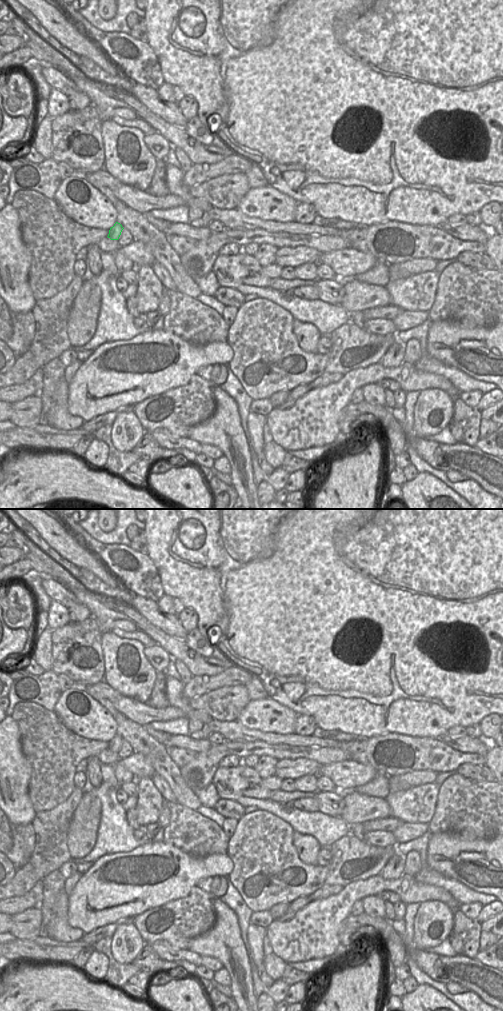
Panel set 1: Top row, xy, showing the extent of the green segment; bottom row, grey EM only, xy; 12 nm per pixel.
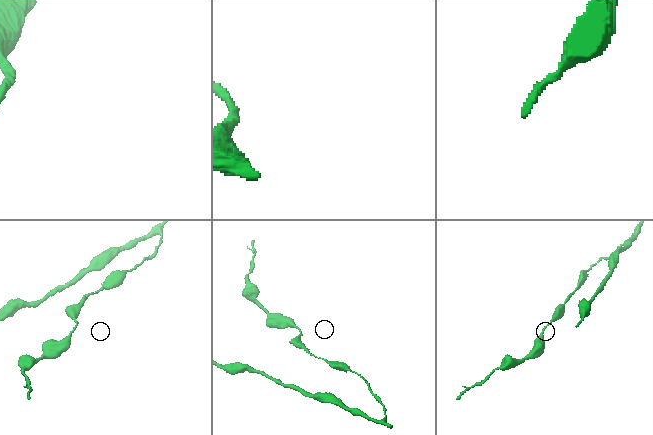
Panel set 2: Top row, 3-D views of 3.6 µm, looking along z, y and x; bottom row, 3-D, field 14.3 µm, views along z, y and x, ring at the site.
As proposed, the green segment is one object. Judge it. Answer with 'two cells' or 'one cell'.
one cell

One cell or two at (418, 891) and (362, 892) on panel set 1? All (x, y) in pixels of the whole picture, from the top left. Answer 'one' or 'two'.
one

